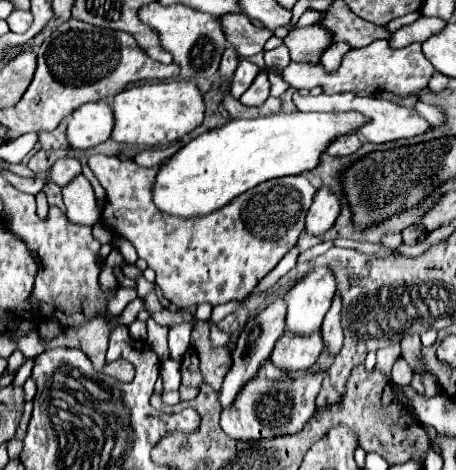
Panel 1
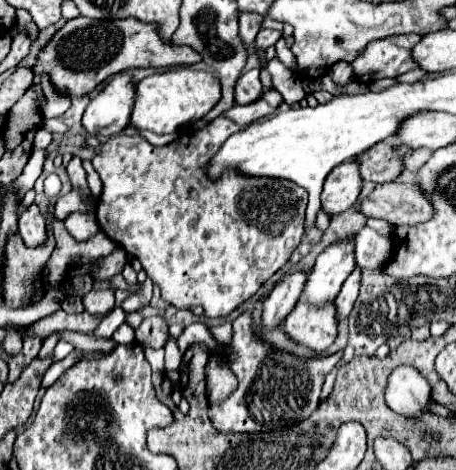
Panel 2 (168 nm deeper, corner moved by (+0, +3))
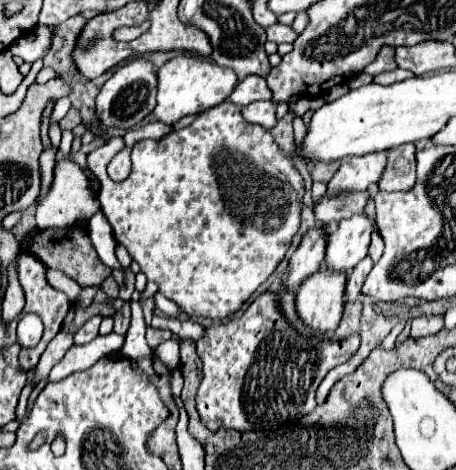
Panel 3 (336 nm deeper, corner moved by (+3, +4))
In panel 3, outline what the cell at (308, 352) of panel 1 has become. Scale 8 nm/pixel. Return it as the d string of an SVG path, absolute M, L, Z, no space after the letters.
M320 268L312 274L296 294L298 318L318 336L334 332L342 320L346 276Z

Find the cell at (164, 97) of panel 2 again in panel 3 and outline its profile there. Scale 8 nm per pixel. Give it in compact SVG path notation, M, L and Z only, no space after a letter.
M186 54L168 60L156 72L156 78L158 78L158 96L156 96L156 108L152 110L152 114L156 116L156 120L168 126L176 124L180 118L188 114L200 114L206 108L220 104L232 94L236 86L236 76L230 68L222 68L204 58L186 56Z

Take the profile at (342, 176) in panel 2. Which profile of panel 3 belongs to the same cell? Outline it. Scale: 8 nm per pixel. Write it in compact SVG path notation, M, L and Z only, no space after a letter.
M374 152L370 156L354 156L344 160L328 182L328 194L338 196L344 192L362 192L380 180L384 166L386 152Z

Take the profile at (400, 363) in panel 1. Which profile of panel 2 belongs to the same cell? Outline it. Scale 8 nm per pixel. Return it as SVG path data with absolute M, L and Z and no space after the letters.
M411 365L393 369L385 385L385 403L389 409L417 421L423 413L431 411L431 401L431 385L417 369Z

